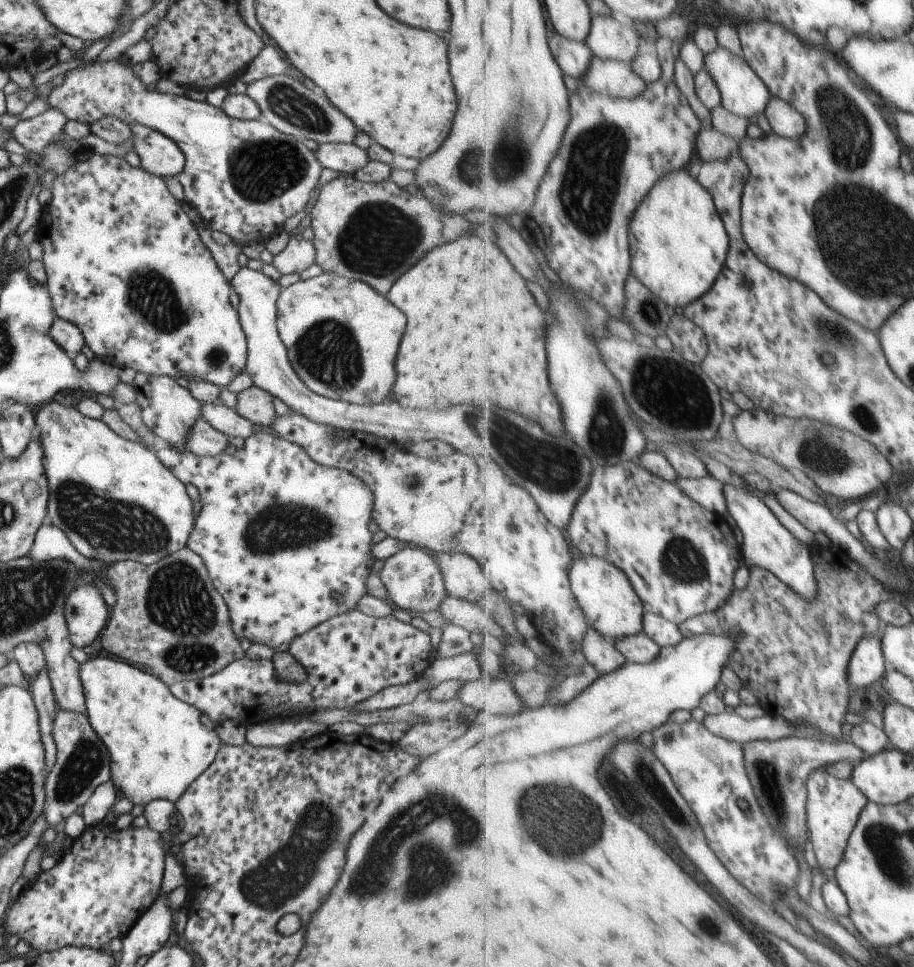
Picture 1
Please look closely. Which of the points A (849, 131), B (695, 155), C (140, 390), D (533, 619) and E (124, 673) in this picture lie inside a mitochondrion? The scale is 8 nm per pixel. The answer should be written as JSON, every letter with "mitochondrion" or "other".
{"A":"mitochondrion","B":"other","C":"other","D":"other","E":"other"}

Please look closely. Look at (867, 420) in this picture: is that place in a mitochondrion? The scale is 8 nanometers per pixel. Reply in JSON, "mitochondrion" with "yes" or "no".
{"mitochondrion":"yes"}

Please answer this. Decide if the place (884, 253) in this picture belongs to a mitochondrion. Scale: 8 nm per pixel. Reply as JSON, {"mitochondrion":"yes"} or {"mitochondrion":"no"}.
{"mitochondrion":"yes"}

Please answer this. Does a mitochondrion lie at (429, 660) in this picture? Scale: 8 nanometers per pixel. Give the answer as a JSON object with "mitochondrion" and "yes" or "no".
{"mitochondrion":"no"}

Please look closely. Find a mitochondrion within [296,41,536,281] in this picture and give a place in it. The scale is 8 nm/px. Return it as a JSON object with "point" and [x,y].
{"point":[471,168]}

